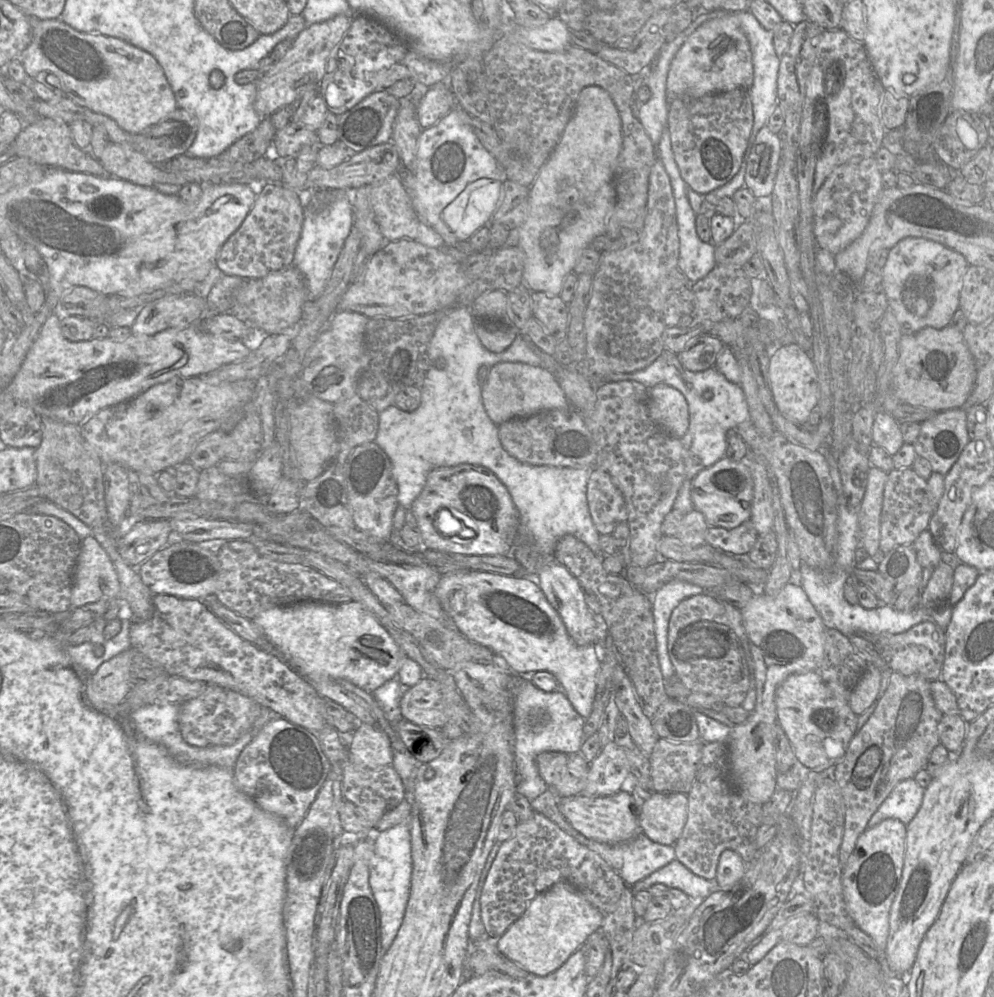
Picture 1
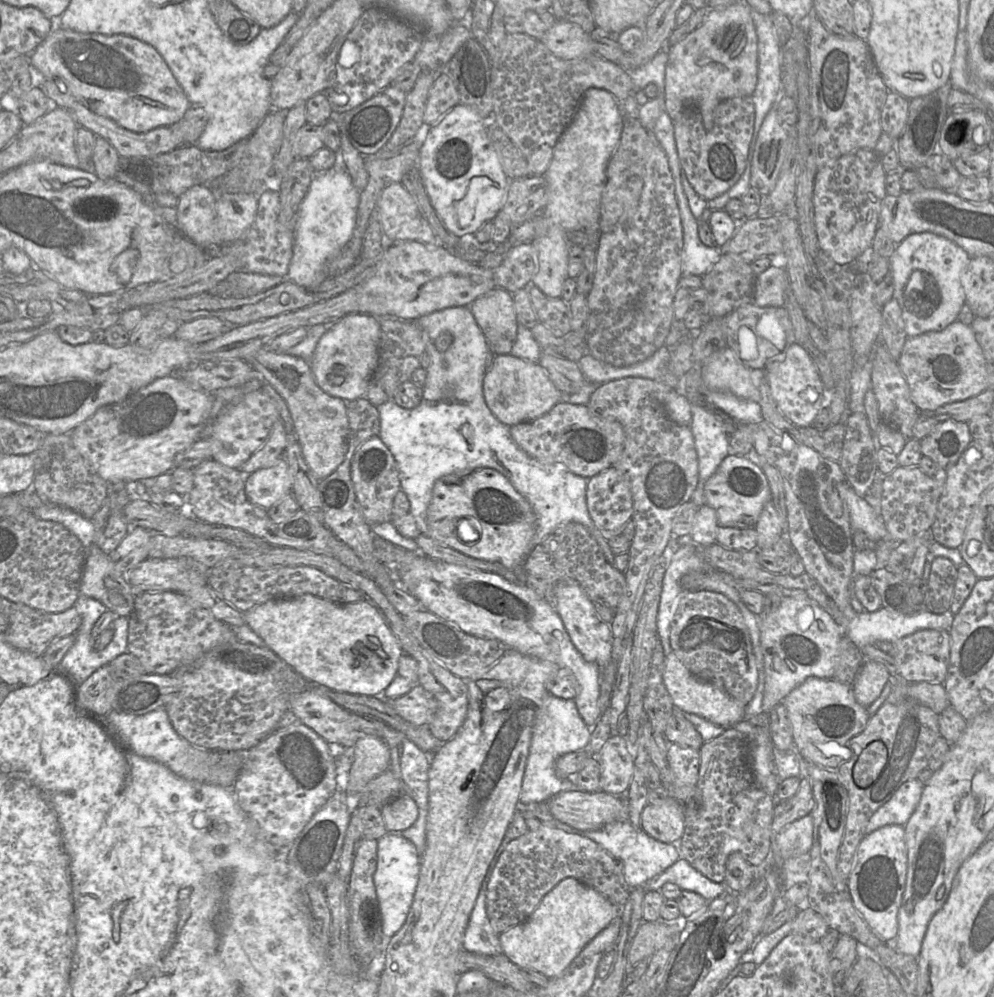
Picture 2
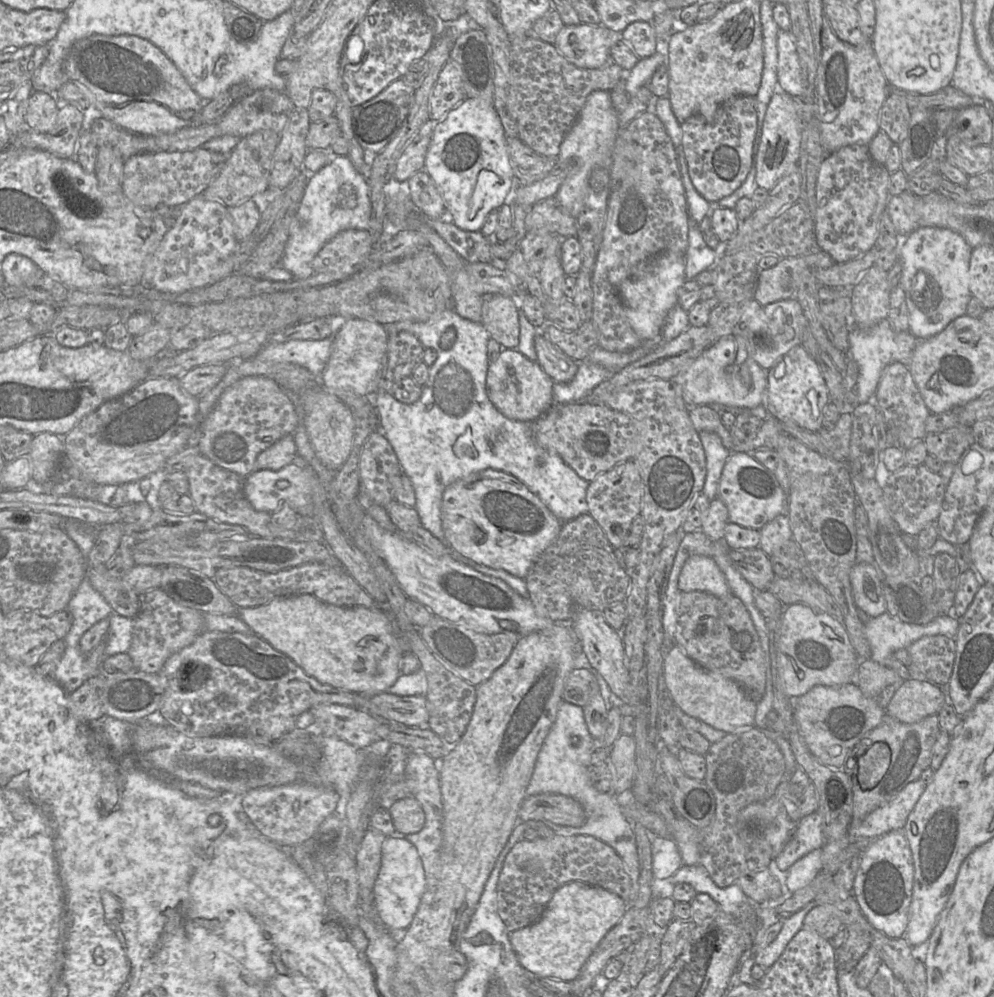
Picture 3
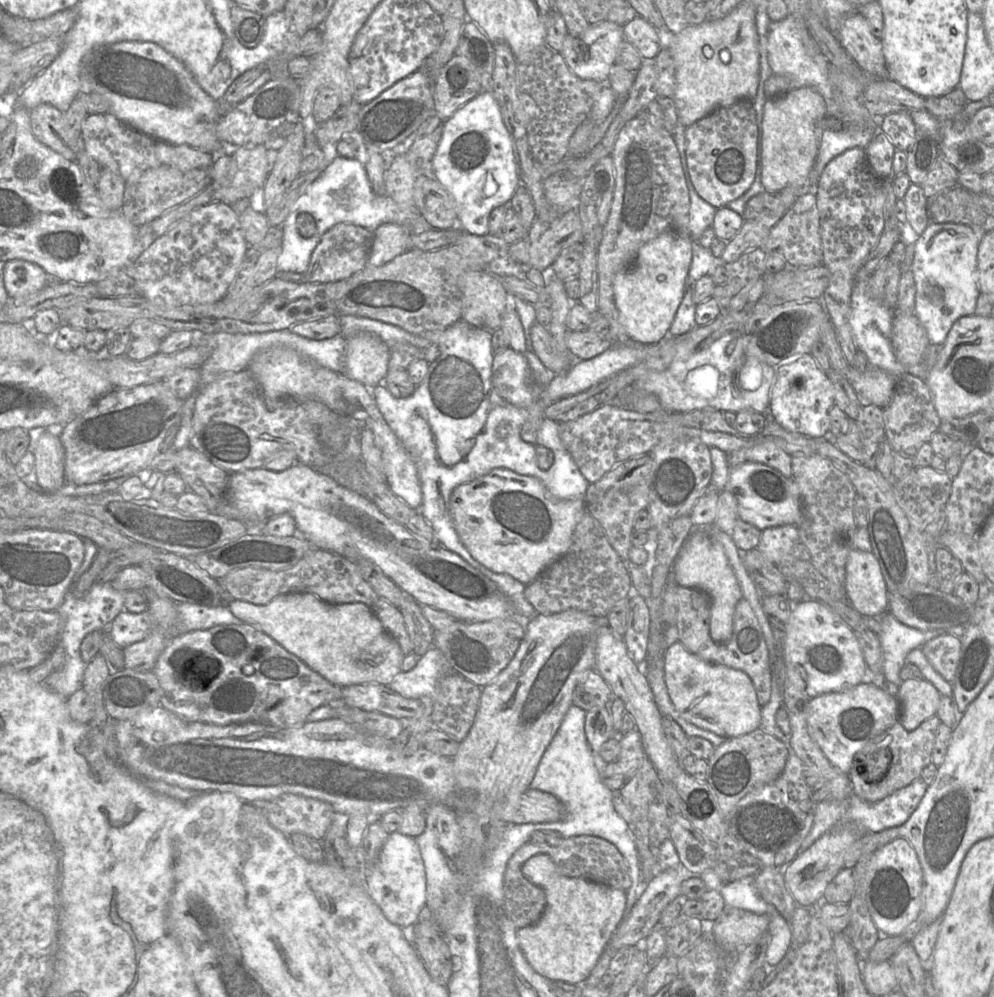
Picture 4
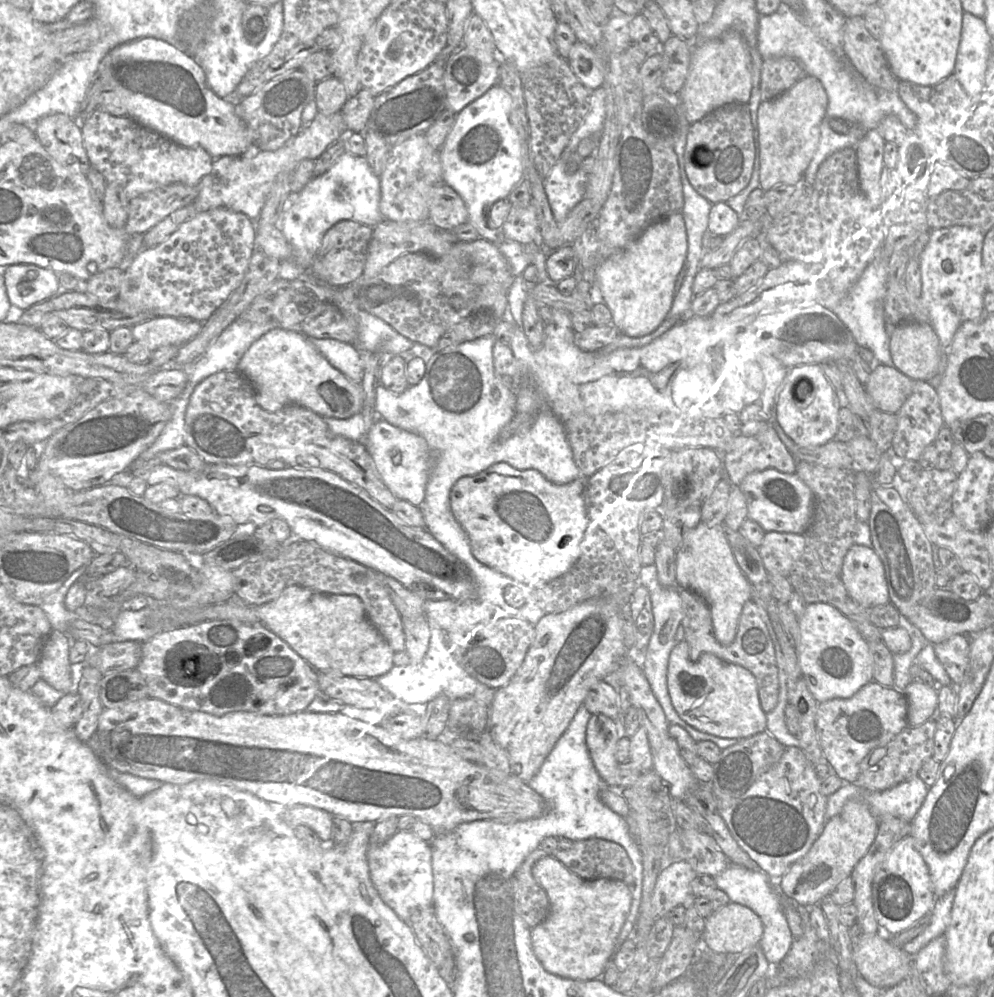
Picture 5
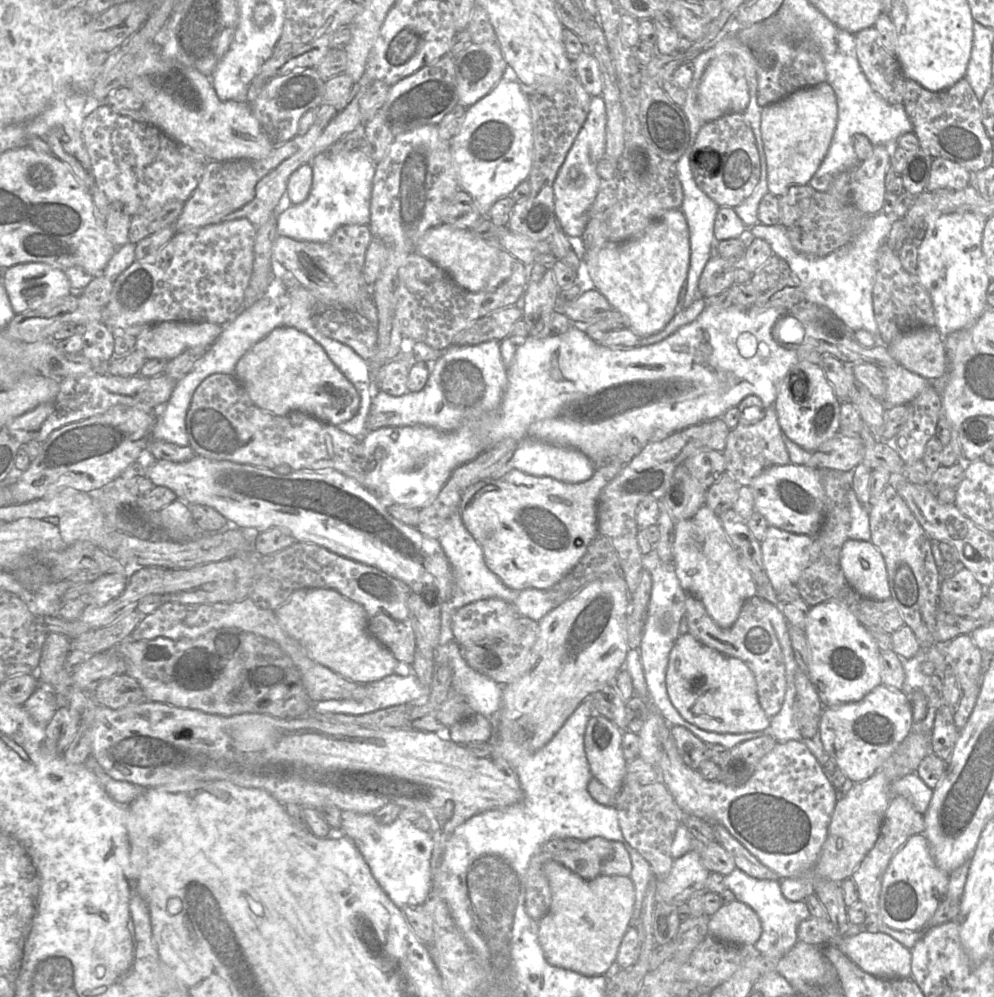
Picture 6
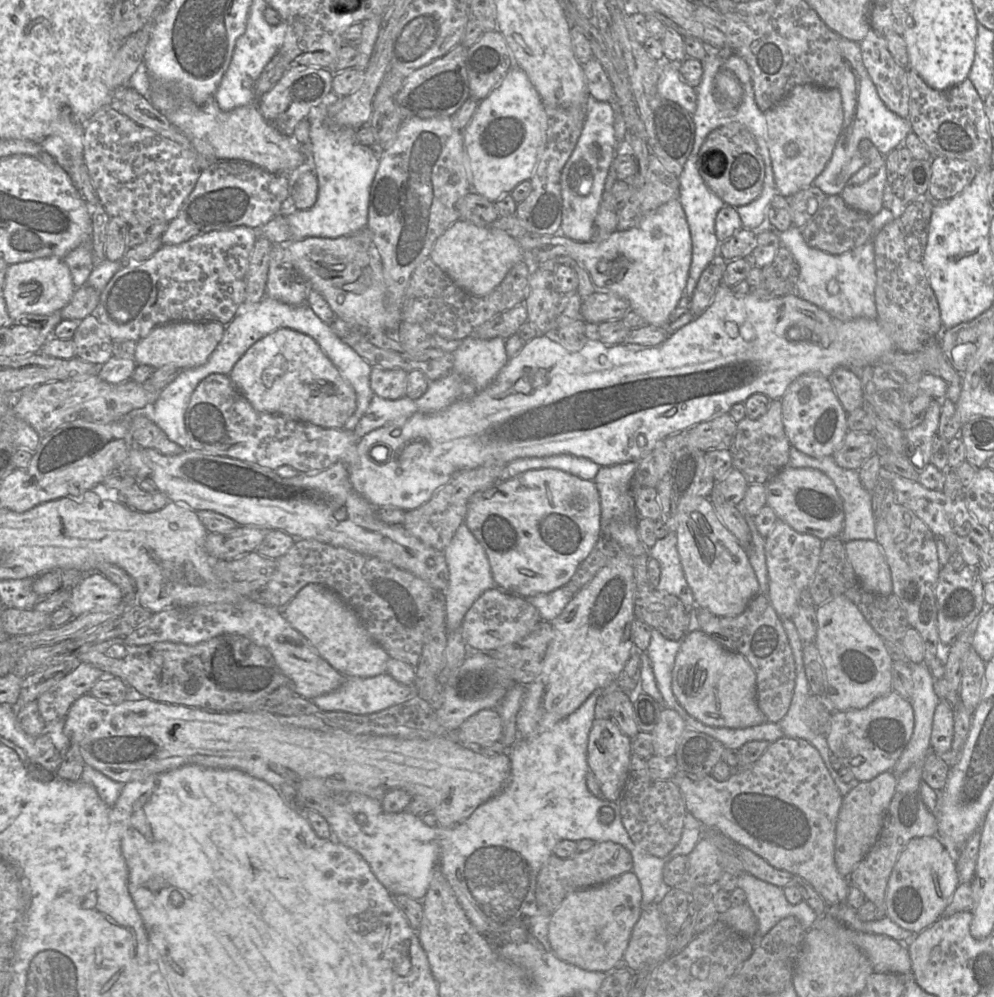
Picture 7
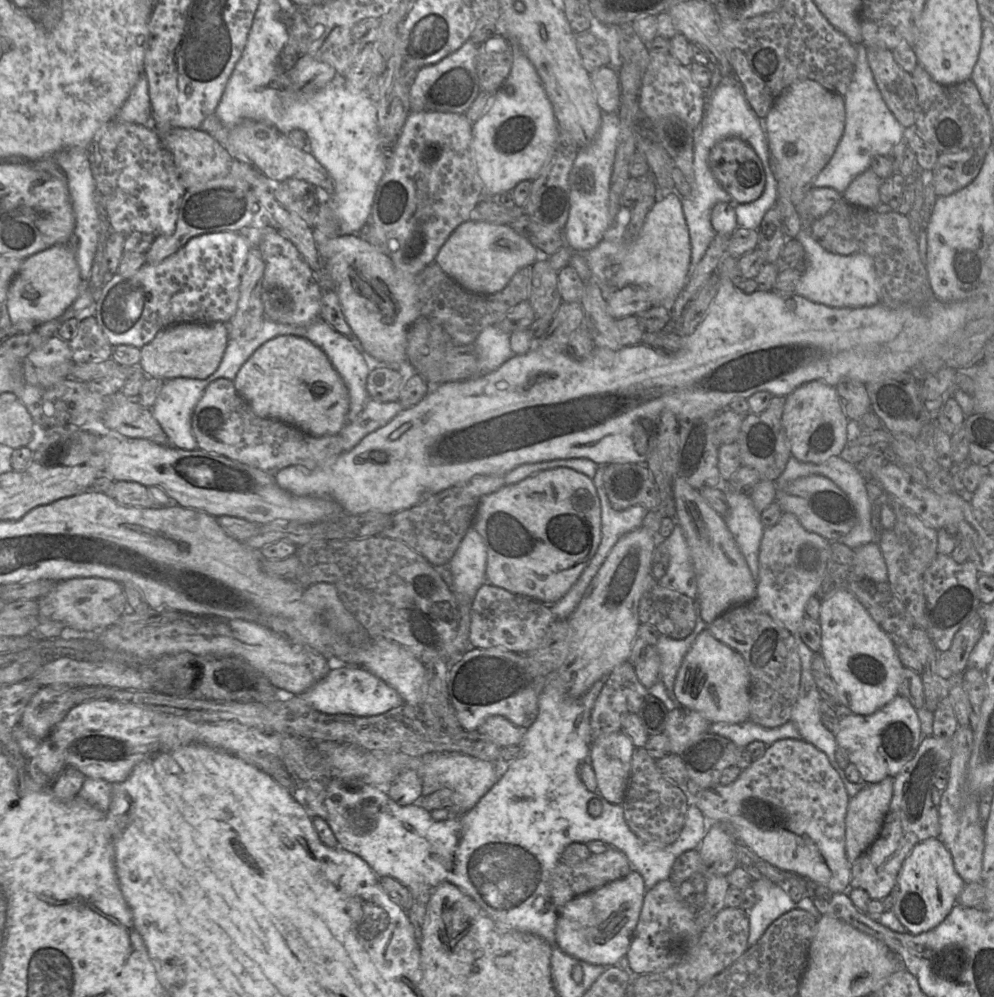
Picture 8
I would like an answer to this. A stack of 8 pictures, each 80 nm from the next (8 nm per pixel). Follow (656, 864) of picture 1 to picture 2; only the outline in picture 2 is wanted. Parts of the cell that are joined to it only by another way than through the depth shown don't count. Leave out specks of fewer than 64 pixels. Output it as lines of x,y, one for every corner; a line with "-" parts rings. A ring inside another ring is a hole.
546,820
546,824
561,829
569,834
577,834
592,839
601,845
611,854
621,865
622,872
630,888
643,886
648,880
659,875
677,860
681,859
676,845
660,842
648,834
640,827
633,826
630,821
616,820
608,823
596,830
581,831
571,826
560,827
551,821

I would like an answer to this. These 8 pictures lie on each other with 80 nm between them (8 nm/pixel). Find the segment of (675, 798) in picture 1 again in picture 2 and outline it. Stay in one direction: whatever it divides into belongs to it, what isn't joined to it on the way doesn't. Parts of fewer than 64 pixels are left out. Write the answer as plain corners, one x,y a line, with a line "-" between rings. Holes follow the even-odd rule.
667,795
647,803
640,814
640,828
663,843
676,845
683,835
684,826
683,806

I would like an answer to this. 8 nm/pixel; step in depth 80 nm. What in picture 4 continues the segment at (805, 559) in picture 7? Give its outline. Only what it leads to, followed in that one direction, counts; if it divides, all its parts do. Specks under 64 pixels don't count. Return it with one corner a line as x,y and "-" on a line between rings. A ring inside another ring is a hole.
785,524
763,529
757,548
767,560
777,564
798,542
797,525

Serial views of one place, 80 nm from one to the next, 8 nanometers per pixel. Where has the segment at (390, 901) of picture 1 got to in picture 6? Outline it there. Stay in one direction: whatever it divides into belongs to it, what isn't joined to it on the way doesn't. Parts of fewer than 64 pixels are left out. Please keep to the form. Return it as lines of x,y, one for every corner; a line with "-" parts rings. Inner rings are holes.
342,811
341,819
340,829
334,834
343,834
353,840
375,880
391,901
398,908
423,905
432,882
430,831
423,831
414,823
399,818
390,824
380,824
373,814
354,811

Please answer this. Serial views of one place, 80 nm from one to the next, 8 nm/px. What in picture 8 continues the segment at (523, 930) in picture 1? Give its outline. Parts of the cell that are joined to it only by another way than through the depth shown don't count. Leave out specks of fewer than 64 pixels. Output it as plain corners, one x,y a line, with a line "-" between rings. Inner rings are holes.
632,870
625,877
580,895
559,910
556,940
566,954
605,967
626,956
641,913
646,888
642,876

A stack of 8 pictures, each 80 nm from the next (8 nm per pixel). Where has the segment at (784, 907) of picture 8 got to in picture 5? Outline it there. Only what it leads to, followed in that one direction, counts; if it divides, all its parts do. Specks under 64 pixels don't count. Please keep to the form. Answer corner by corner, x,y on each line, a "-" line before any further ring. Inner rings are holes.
729,865
722,873
714,876
718,889
724,891
730,902
750,908
763,923
763,935
759,946
765,958
772,966
778,965
786,956
793,943
793,936
782,909
782,895
772,879
758,869
747,869
737,865

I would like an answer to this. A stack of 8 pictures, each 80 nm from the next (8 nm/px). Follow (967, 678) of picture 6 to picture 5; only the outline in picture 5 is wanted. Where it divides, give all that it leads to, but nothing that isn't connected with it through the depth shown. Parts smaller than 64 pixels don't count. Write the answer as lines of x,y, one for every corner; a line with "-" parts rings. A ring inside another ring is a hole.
953,635
943,642
933,644
933,649
952,683
958,686
969,661
970,635

